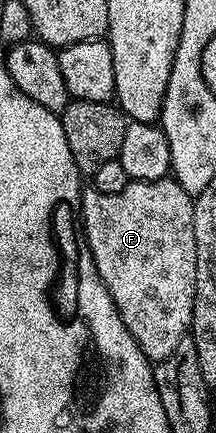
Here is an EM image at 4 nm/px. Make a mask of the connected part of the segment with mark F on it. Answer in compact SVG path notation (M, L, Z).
M172 179L164 181L130 181L123 191L107 195L92 187L81 194L80 224L89 245L95 267L127 327L139 343L143 355L156 363L175 351L193 323L195 303L195 215L194 198Z

